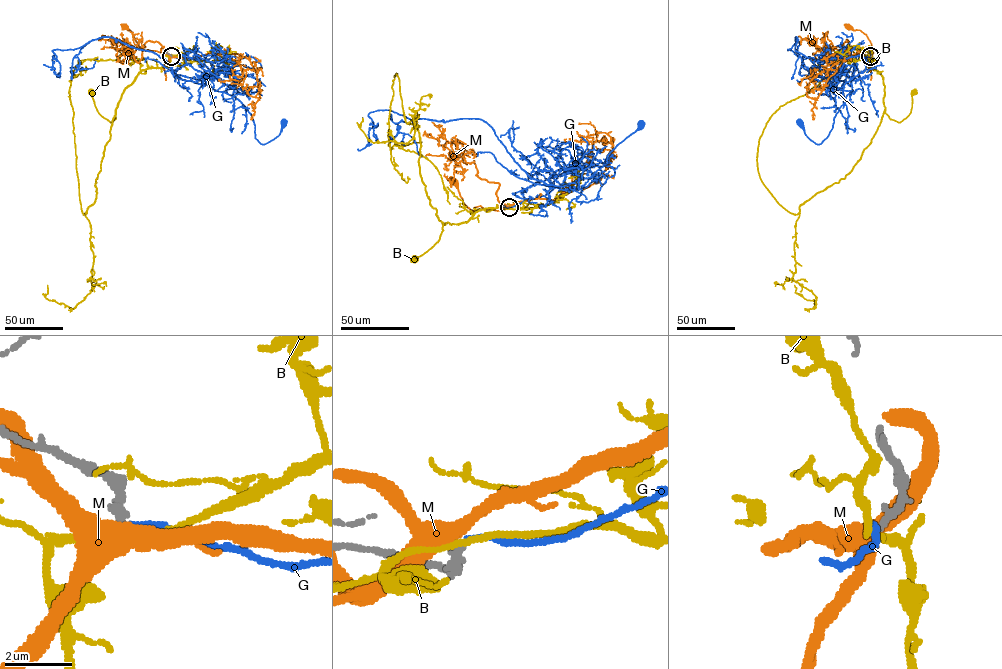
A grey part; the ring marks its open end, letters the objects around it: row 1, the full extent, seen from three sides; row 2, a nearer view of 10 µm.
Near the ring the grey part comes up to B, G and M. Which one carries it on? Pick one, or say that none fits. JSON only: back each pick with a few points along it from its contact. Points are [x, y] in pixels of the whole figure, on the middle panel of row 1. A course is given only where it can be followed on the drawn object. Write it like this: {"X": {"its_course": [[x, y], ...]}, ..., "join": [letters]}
{"join": []}

